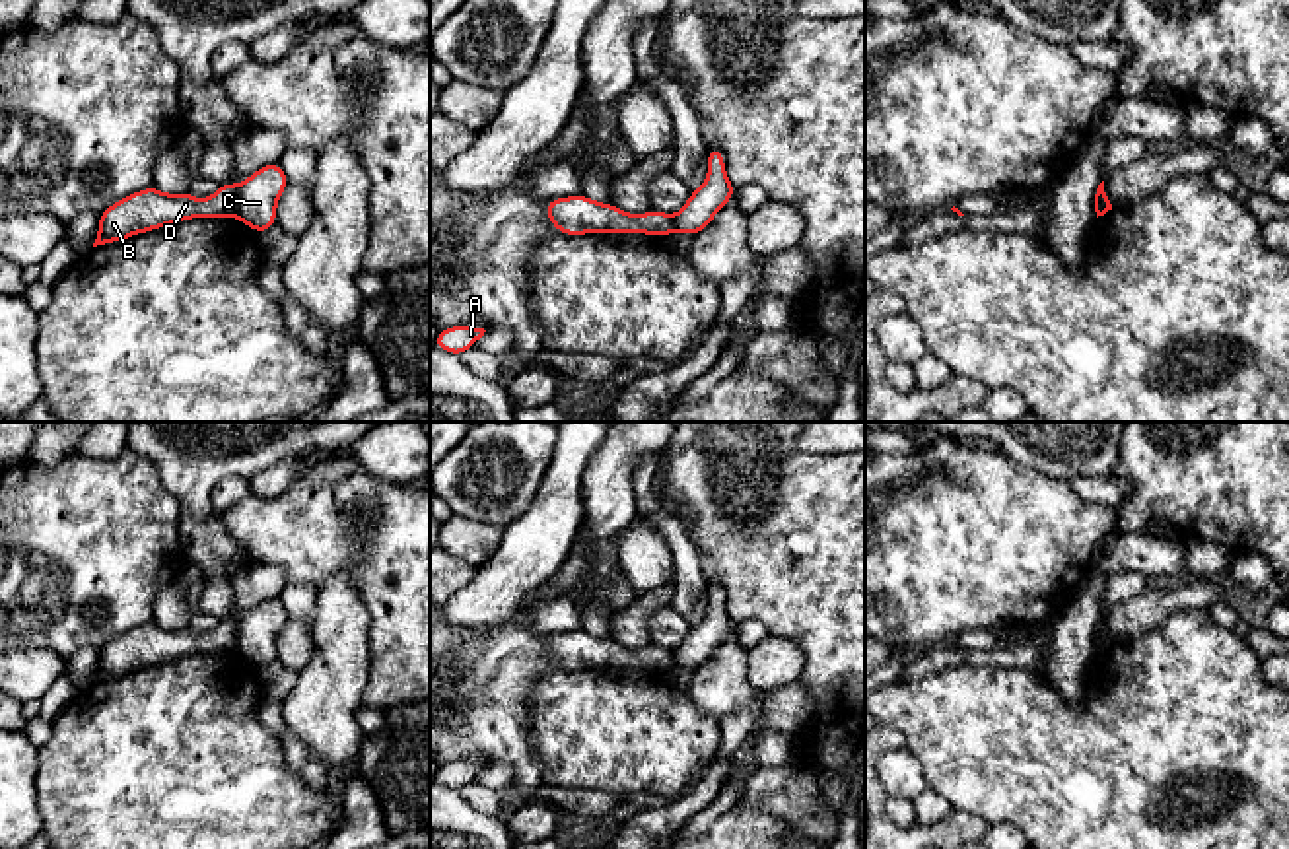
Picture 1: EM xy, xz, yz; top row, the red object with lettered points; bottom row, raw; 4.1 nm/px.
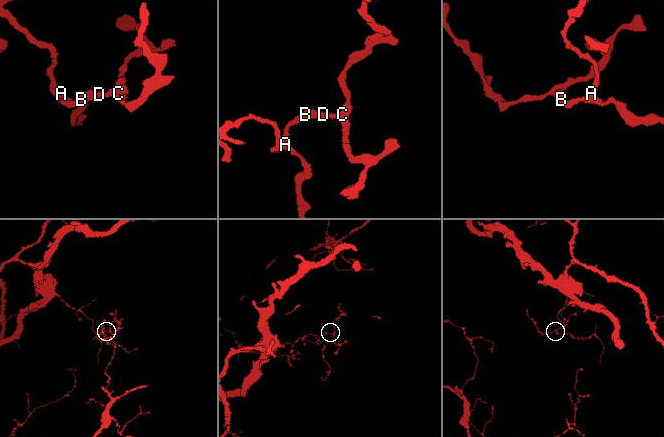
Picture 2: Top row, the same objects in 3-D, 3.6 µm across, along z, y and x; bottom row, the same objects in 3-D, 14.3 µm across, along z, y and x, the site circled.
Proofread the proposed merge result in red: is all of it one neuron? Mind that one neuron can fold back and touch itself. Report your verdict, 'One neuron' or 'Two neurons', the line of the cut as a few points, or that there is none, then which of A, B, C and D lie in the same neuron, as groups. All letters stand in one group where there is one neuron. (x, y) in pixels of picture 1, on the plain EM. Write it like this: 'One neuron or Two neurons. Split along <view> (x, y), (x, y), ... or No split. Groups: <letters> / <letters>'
Two neurons. Split along xy (240, 624), (236, 649). Groups: A B D / C

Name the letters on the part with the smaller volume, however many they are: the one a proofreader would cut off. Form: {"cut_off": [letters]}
{"cut_off": ["C"]}

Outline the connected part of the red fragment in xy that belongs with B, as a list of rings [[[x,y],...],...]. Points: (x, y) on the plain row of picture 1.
[[[229,616],[222,618],[206,635],[198,635],[191,628],[163,629],[152,620],[113,637],[99,649],[93,682],[122,676],[181,655],[237,651],[237,629],[239,624]]]

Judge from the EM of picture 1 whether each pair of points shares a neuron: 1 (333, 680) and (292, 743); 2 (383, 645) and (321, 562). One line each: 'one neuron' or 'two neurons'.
1: two neurons
2: one neuron

